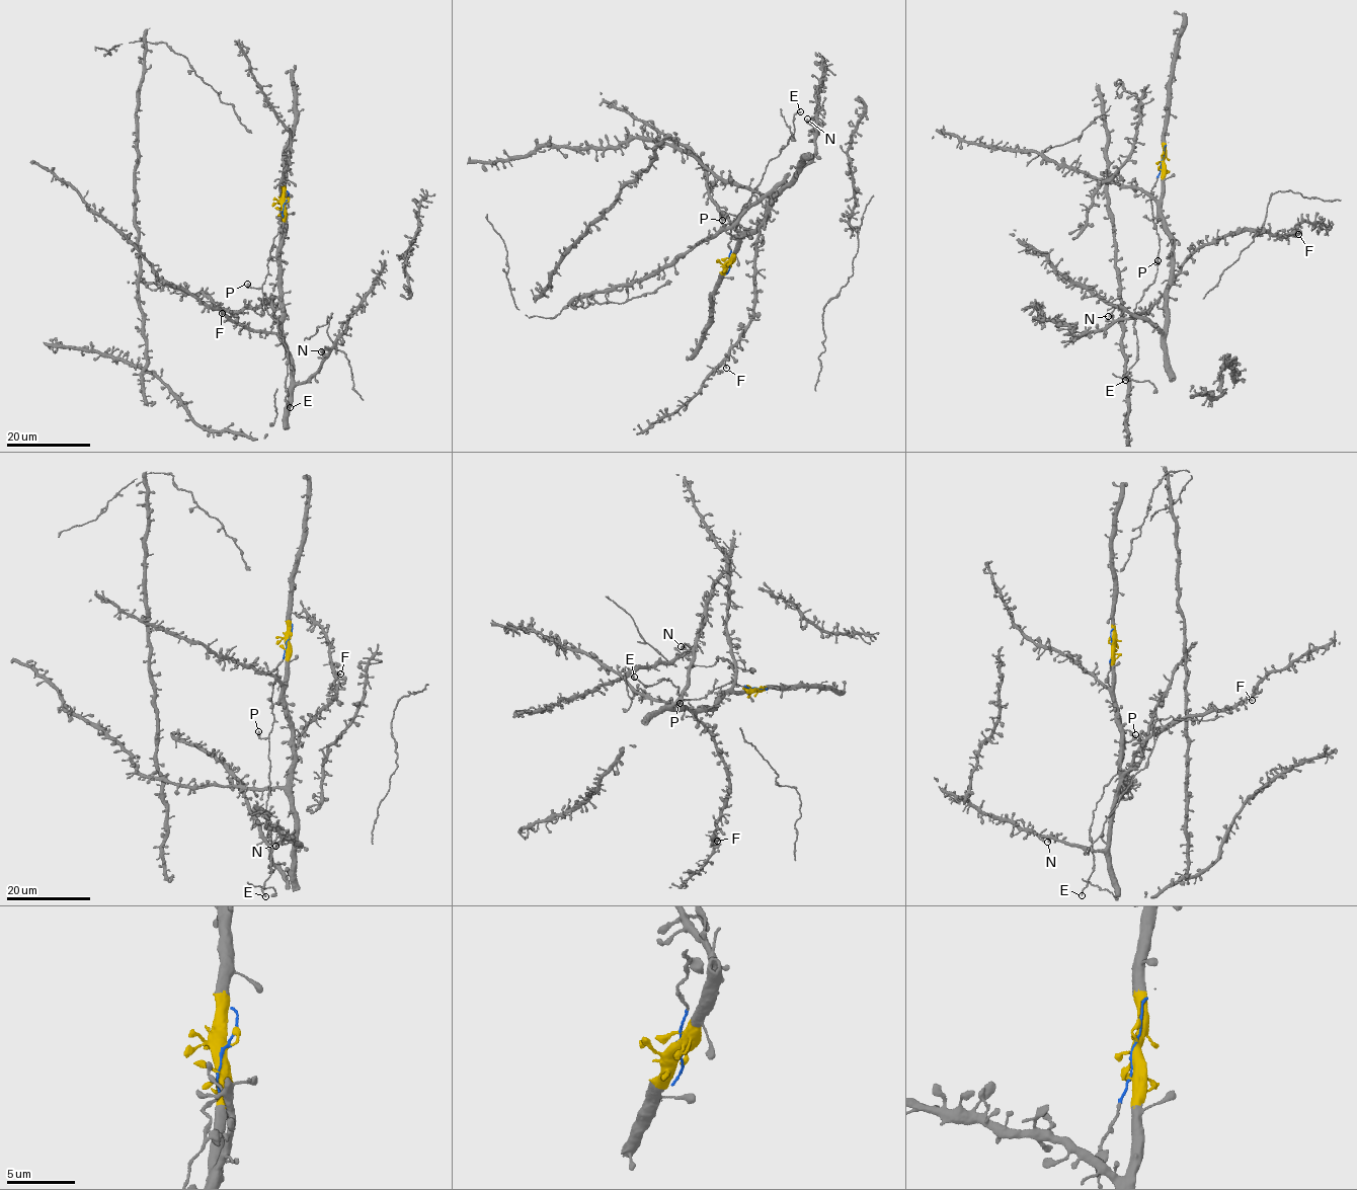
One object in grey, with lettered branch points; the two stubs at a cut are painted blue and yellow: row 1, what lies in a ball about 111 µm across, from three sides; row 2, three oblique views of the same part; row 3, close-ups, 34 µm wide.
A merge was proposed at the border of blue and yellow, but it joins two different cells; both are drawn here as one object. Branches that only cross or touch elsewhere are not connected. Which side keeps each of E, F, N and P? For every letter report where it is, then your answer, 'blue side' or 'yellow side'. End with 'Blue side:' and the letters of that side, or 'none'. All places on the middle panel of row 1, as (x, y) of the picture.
E: at (800, 111); blue side
F: at (726, 368); yellow side
N: at (807, 118); yellow side
P: at (722, 220); blue side
Blue side: E, P

